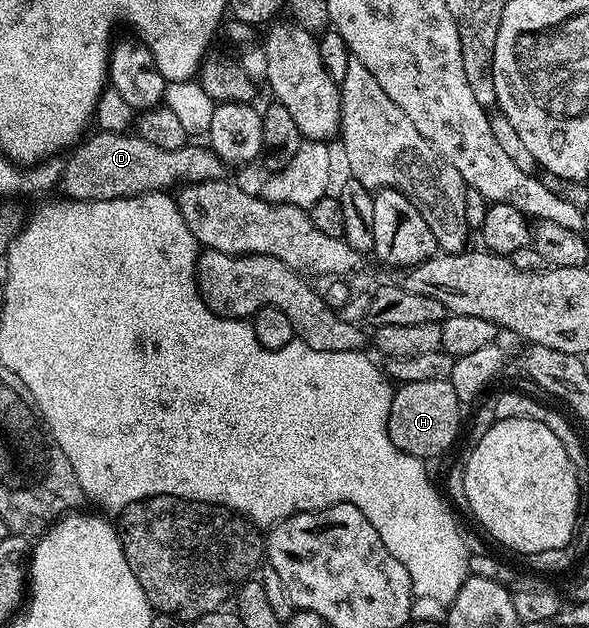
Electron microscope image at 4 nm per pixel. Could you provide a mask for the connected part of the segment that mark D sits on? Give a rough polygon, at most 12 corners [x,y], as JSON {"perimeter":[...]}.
{"perimeter":[[89,133],[67,155],[69,199],[97,202],[224,178],[207,145],[166,151]]}

